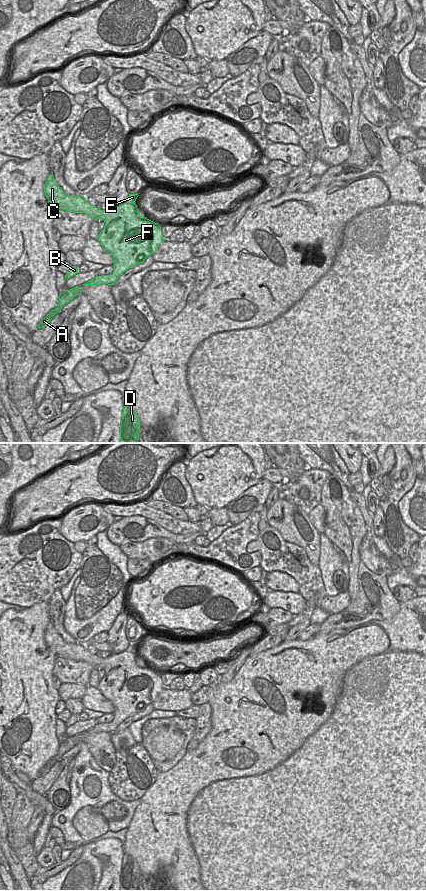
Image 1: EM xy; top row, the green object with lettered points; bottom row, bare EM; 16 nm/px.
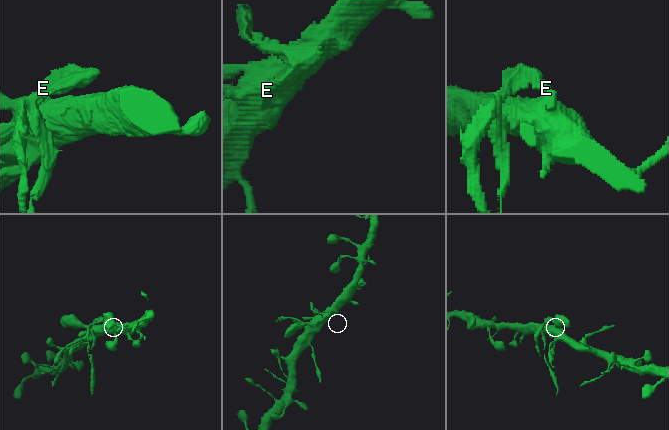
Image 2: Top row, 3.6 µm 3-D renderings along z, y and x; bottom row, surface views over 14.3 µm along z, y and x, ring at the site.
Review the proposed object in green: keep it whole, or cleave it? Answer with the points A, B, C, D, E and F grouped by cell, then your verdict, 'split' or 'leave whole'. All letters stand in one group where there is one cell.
A B C F / D E; split

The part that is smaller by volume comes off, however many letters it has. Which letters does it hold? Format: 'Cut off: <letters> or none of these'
Cut off: D, E

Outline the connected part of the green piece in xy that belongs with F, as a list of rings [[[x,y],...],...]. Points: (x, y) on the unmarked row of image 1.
[[[52,622],[44,632],[44,640],[56,657],[85,661],[94,668],[102,666],[105,670],[98,689],[112,702],[114,719],[110,723],[96,724],[83,733],[113,733],[125,719],[143,711],[167,688],[162,683],[161,674],[141,664],[135,651],[100,658],[91,654],[84,644],[65,642]]]

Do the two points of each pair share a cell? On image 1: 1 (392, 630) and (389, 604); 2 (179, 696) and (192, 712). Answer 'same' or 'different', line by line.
1: different
2: different

